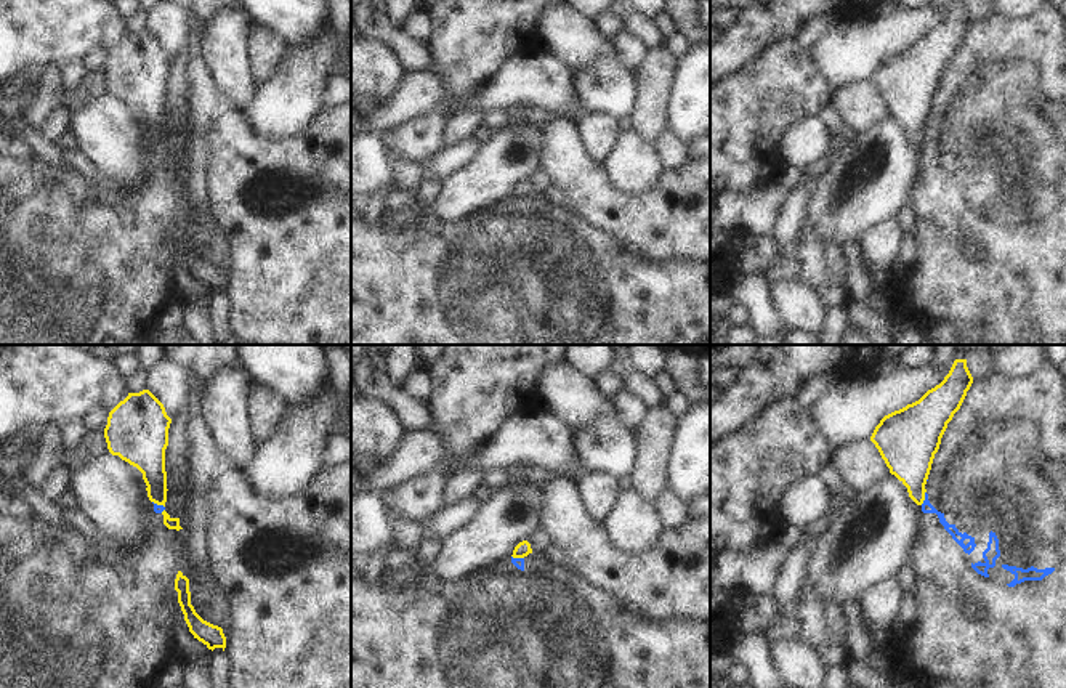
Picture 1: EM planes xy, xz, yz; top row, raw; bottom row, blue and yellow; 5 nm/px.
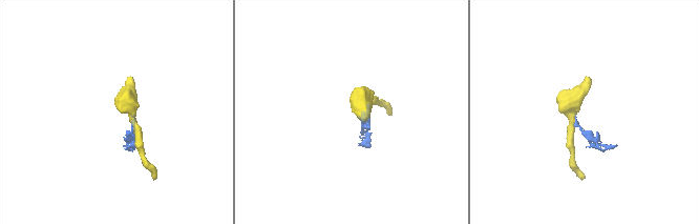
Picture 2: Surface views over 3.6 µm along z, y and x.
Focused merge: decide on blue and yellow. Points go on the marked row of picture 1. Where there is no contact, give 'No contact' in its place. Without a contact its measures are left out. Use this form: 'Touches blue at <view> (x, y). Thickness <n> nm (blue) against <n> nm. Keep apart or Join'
Touches blue at yz (925, 497). Thickness 60 nm (blue) against 260 nm. Keep apart.

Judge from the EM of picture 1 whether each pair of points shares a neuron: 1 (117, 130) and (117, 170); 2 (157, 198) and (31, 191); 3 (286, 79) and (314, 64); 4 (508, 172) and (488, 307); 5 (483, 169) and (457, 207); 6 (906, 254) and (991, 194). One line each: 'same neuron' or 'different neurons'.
1: same neuron
2: same neuron
3: same neuron
4: different neurons
5: same neuron
6: different neurons

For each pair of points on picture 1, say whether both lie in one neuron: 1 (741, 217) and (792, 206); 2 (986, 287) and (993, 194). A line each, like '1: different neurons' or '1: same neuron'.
1: different neurons
2: same neuron

